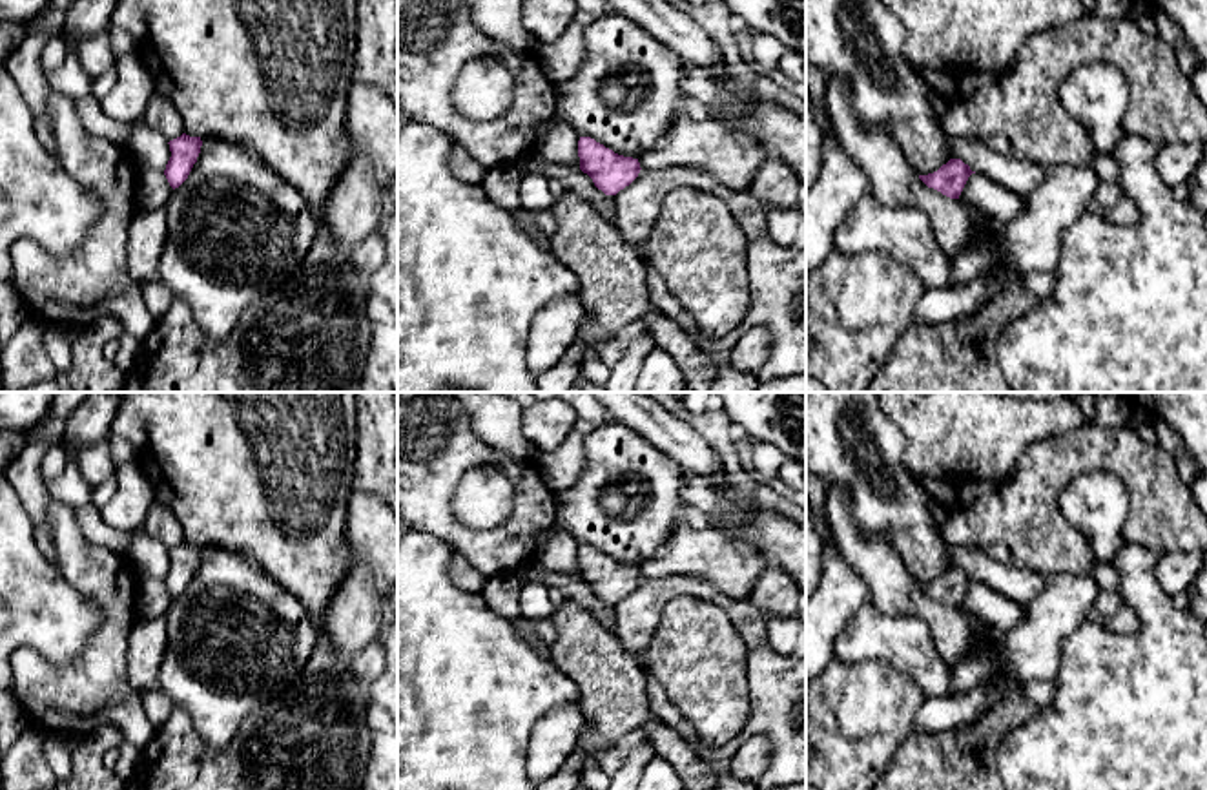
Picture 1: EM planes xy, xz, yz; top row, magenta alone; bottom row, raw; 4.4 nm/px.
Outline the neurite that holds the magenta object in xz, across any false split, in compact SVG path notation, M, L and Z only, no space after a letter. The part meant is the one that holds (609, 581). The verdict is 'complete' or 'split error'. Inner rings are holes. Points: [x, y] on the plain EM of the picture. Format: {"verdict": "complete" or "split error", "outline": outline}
{"verdict": "complete", "outline": "M580 546L578 566L580 578L587 582L594 595L605 604L616 604L629 595L642 578L638 567L618 564L591 546Z"}

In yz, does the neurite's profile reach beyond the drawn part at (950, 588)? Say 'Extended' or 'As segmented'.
As segmented

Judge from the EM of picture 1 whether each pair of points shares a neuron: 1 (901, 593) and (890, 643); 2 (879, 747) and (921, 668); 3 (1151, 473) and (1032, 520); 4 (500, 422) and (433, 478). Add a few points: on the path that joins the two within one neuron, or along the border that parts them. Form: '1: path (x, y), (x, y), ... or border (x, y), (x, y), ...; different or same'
1: border (868, 602), (885, 613), (919, 615), (932, 639); different
2: border (876, 659), (903, 670), (927, 697); different
3: path (1116, 458), (1074, 458), (1047, 486); same
4: border (465, 411), (471, 429), (484, 442), (518, 458); different

